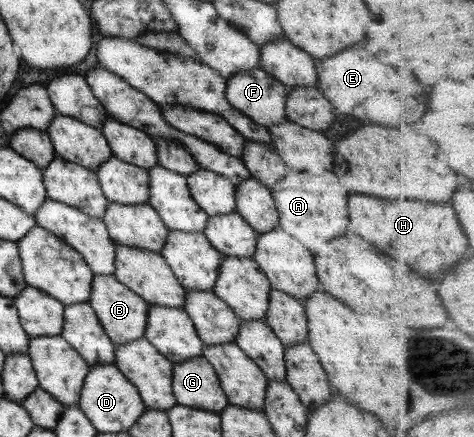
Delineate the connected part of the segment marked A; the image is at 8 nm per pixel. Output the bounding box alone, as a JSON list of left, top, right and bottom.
[270,168,359,254]

